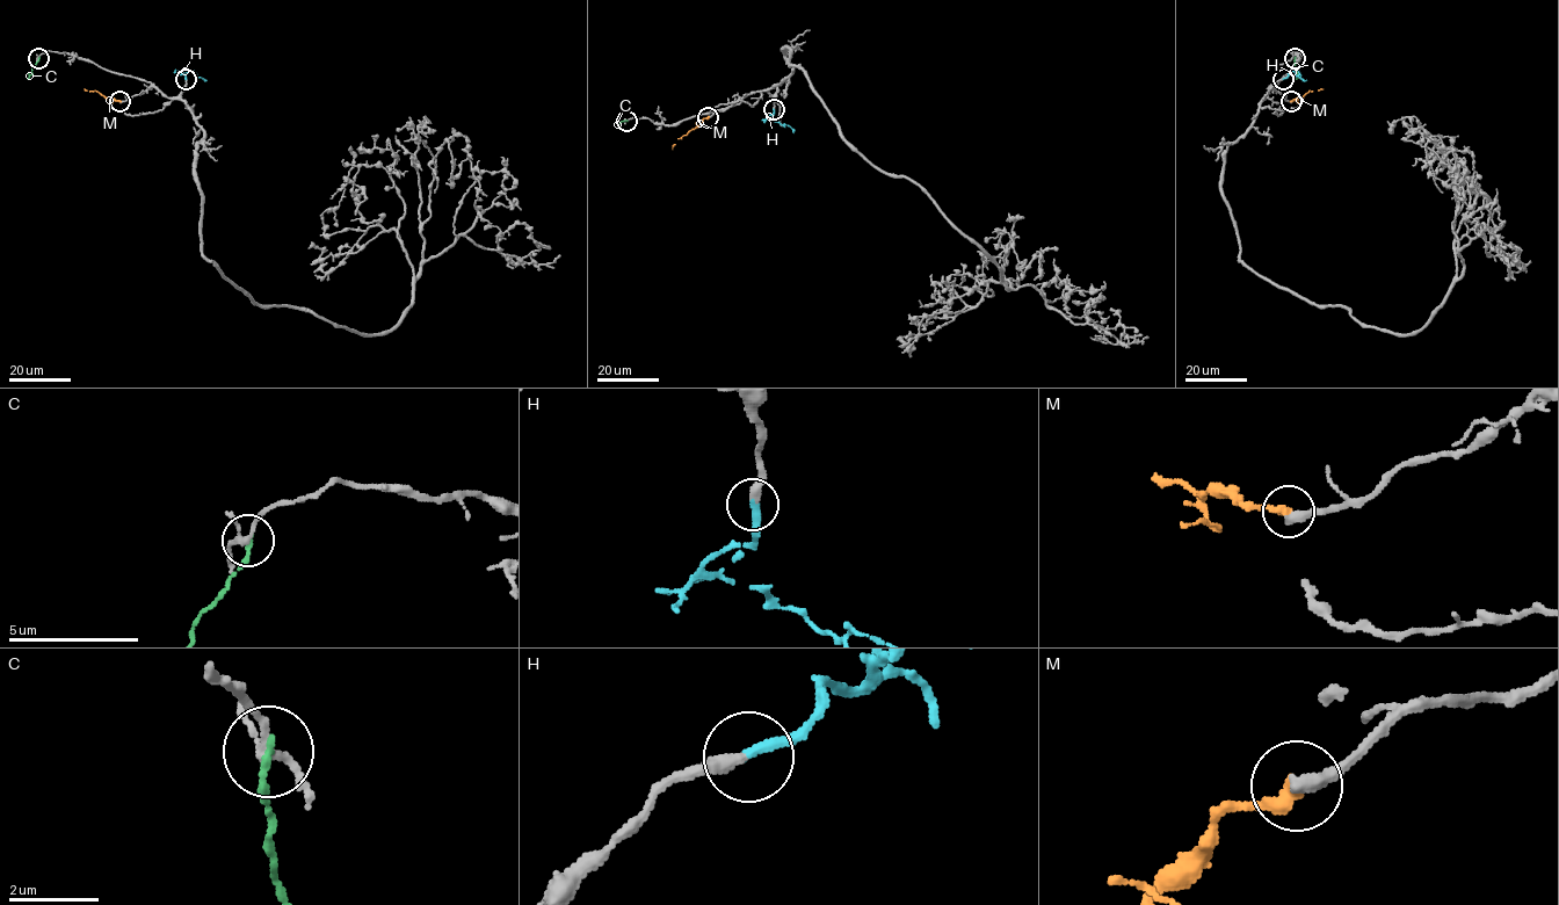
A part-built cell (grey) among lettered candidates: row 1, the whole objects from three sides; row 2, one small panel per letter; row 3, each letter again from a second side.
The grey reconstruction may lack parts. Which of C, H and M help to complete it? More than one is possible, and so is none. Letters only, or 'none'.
H

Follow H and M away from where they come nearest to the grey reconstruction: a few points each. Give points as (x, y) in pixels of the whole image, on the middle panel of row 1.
H: (773, 109), (768, 117), (791, 128), (793, 132)
M: (708, 117), (678, 138), (672, 149)

